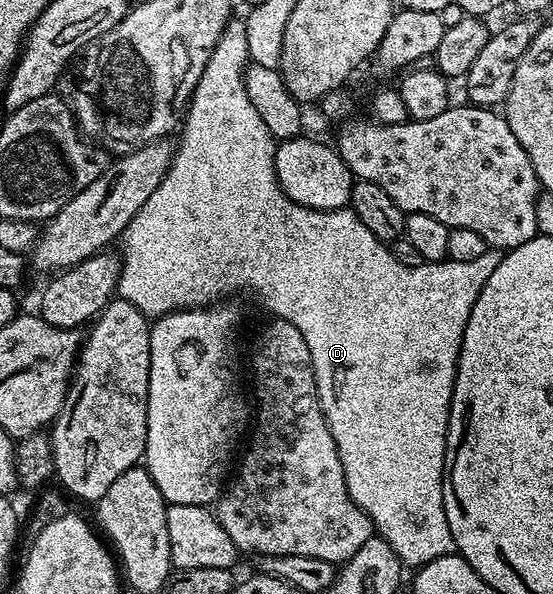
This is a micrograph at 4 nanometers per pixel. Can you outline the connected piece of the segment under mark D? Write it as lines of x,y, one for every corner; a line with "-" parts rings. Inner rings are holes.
231,19
231,21
226,24
226,30
220,35
220,39
216,43
216,47
212,51
212,55
208,59
204,71
200,75
198,85
194,89
194,95
190,98
189,106
184,114
184,124
180,129
180,134
182,133
182,142
177,142
174,158
168,167
168,171
164,175
164,179
160,183
160,187
156,187
156,191
152,191
151,197
148,198
148,203
144,203
144,207
140,207
140,211
136,211
132,223
128,223
128,227
122,233
120,238
120,246
122,245
122,253
120,252
122,270
118,276
117,296
121,298
121,300
132,303
132,307
139,309
147,319
157,319
169,313
175,313
178,309
204,309
211,305
219,304
223,299
230,299
233,293
246,293
251,289
251,291
258,296
258,301
264,308
274,309
273,316
275,318
292,323
292,327
296,327
296,331
300,331
300,335
304,335
304,343
308,343
308,351
312,355
312,371
316,379
318,398
322,404
322,410
326,416
328,427
332,431
332,439
336,439
336,447
340,455
340,463
344,467
344,479
346,480
348,493
352,495
354,502
370,516
370,521
374,524
377,536
384,538
388,543
388,547
392,547
392,551
396,551
396,555
402,560
403,566
410,567
410,565
414,565
413,567
421,567
427,565
428,563
432,563
432,559
440,559
444,555
455,552
452,531
448,531
448,515
444,515
444,491
442,490
442,474
446,471
446,432
448,431
448,419
450,418
454,376
458,370
458,356
460,355
460,347
464,339
464,327
468,323
468,315
472,315
472,307
476,303
476,299
480,295
484,283
488,283
488,275
492,275
492,271
496,271
496,267
502,262
504,256
503,250
487,248
484,255
472,259
469,263
447,259
445,261
427,261
416,267
408,267
404,263
400,263
400,259
396,259
396,255
392,255
392,251
387,242
376,239
376,235
372,235
372,231
368,231
368,227
364,227
364,223
360,223
360,219
355,215
353,209
347,207
338,210
312,210
306,206
301,206
300,203
294,202
284,193
280,183
277,181
276,163
274,162
276,138
268,131
264,119
260,119
260,111
256,111
256,107
252,107
252,99
248,99
248,95
246,94
242,75
246,72
249,61
250,55
247,36
245,35
245,20

